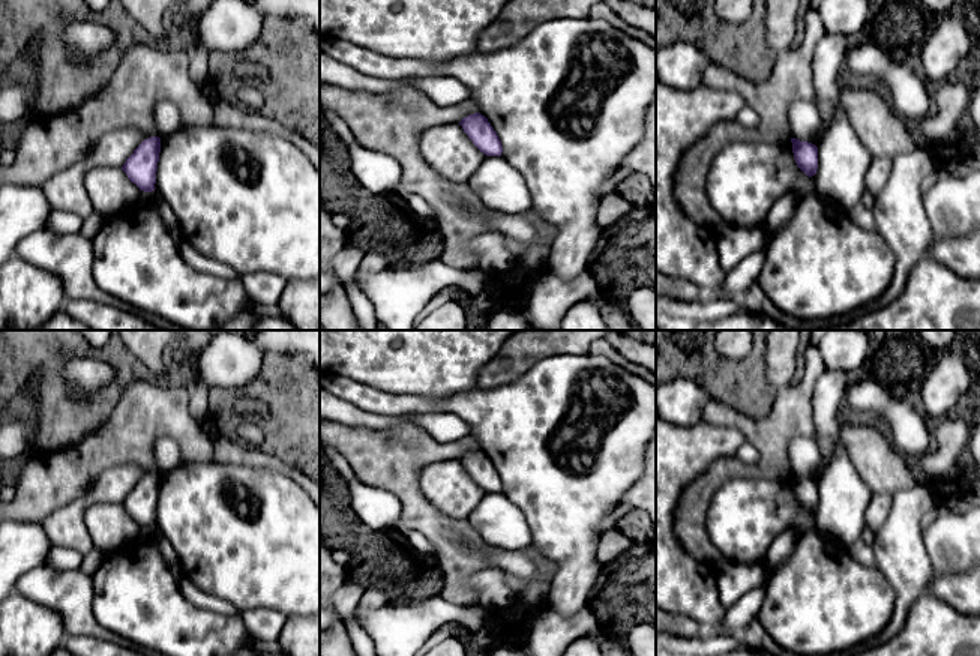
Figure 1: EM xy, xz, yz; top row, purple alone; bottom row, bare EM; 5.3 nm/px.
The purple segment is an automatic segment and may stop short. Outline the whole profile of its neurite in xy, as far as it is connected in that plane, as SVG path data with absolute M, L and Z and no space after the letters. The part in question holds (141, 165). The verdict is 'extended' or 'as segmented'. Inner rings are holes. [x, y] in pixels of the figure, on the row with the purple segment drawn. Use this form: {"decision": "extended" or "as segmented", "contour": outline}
{"decision": "as segmented", "contour": "M150 137L141 141L123 164L122 170L126 173L128 179L140 188L140 191L152 192L156 189L155 183L159 153L161 138Z"}

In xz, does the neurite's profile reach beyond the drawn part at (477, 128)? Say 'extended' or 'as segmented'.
as segmented

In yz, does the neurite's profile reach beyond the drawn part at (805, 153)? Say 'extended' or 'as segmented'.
as segmented

